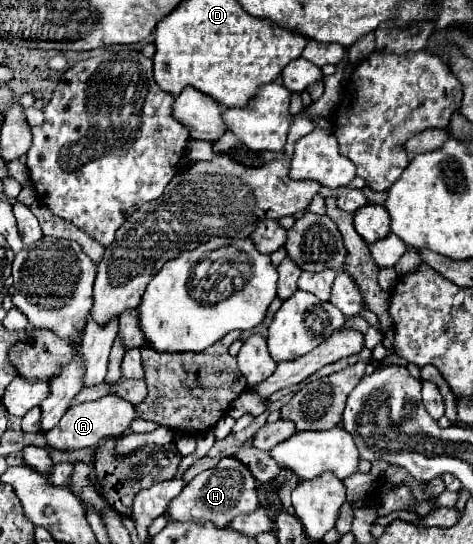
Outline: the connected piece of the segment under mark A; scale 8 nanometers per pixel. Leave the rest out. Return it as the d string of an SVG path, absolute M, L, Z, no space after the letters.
M115 395L101 397L93 403L83 403L83 405L73 405L67 409L67 413L61 417L57 427L45 435L45 445L59 449L59 451L73 451L73 449L91 449L95 447L101 439L109 437L121 437L127 429L129 423L137 417L135 407L131 403L125 403L125 399L117 399Z

